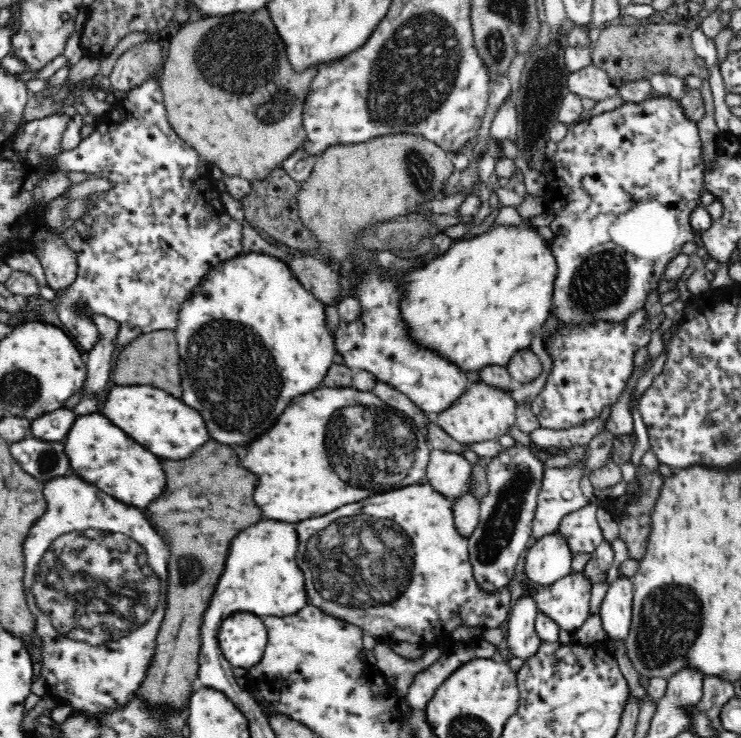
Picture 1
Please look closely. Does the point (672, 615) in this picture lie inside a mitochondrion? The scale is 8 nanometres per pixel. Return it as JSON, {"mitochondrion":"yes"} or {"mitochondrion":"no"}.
{"mitochondrion":"yes"}

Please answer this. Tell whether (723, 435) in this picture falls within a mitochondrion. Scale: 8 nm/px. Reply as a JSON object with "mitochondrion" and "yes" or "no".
{"mitochondrion":"yes"}

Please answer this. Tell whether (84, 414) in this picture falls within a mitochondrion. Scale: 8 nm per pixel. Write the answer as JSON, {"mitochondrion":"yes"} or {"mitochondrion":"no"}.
{"mitochondrion":"no"}

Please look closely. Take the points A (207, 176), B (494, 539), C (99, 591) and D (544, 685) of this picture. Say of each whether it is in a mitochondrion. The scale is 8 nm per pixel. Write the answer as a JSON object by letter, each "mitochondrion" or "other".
{"A":"other","B":"mitochondrion","C":"mitochondrion","D":"other"}

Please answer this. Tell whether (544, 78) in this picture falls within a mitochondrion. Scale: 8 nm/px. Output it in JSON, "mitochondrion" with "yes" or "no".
{"mitochondrion":"yes"}

